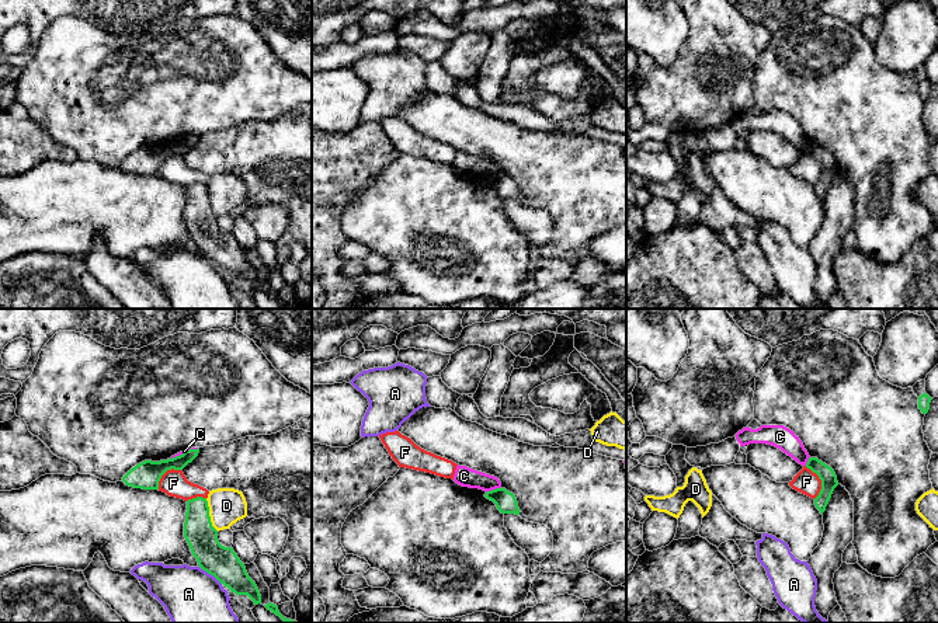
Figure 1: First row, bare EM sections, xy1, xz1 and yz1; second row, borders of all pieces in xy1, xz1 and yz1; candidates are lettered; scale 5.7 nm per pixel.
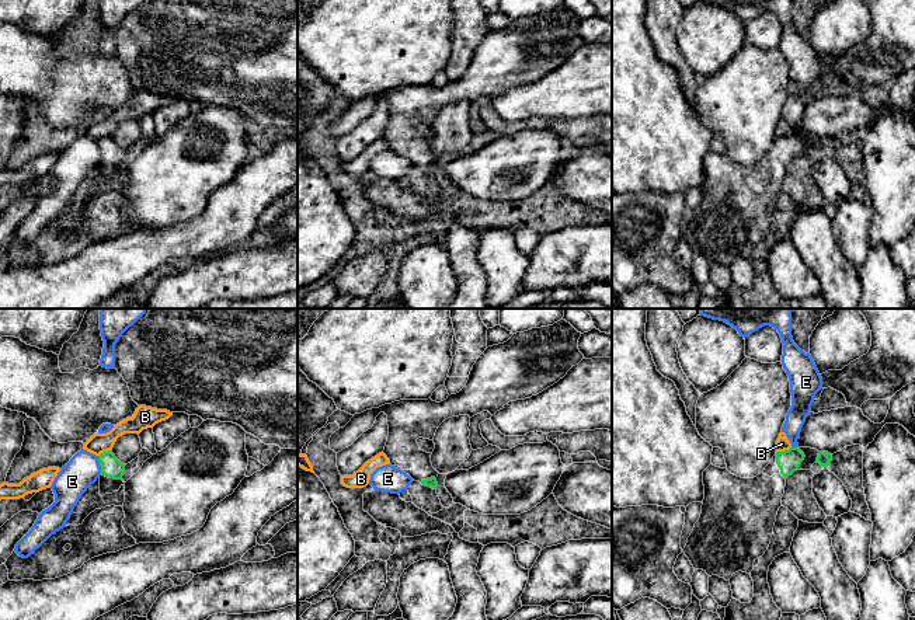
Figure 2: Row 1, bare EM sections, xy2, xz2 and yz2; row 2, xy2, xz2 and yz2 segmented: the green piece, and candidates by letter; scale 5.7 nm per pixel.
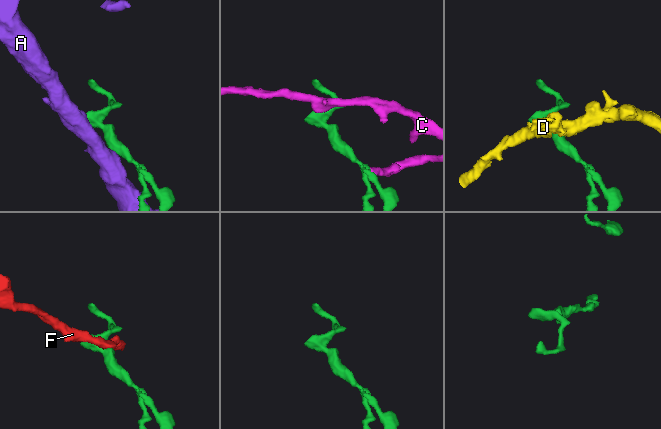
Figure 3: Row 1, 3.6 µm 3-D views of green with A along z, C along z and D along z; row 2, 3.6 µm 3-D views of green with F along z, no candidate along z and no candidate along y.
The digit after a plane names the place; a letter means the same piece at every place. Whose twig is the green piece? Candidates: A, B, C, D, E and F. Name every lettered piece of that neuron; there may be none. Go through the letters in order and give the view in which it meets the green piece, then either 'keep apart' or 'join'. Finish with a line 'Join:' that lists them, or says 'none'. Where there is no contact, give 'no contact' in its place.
A: contact in xy1; keep apart
B: contact in yz2; keep apart
C: contact in xz1; keep apart
D: contact in xy1; keep apart
E: contact in xy2; keep apart
F: contact in yz1; keep apart
Join: none

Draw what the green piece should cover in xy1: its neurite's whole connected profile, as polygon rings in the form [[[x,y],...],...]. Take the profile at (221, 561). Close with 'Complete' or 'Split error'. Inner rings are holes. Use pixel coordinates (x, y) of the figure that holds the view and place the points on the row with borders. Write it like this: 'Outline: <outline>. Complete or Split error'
Outline: [[[197,497],[187,501],[184,537],[204,571],[213,575],[236,595],[247,595],[254,605],[261,603],[260,591],[249,577],[244,563],[232,547],[219,543],[206,498]]]. Complete

